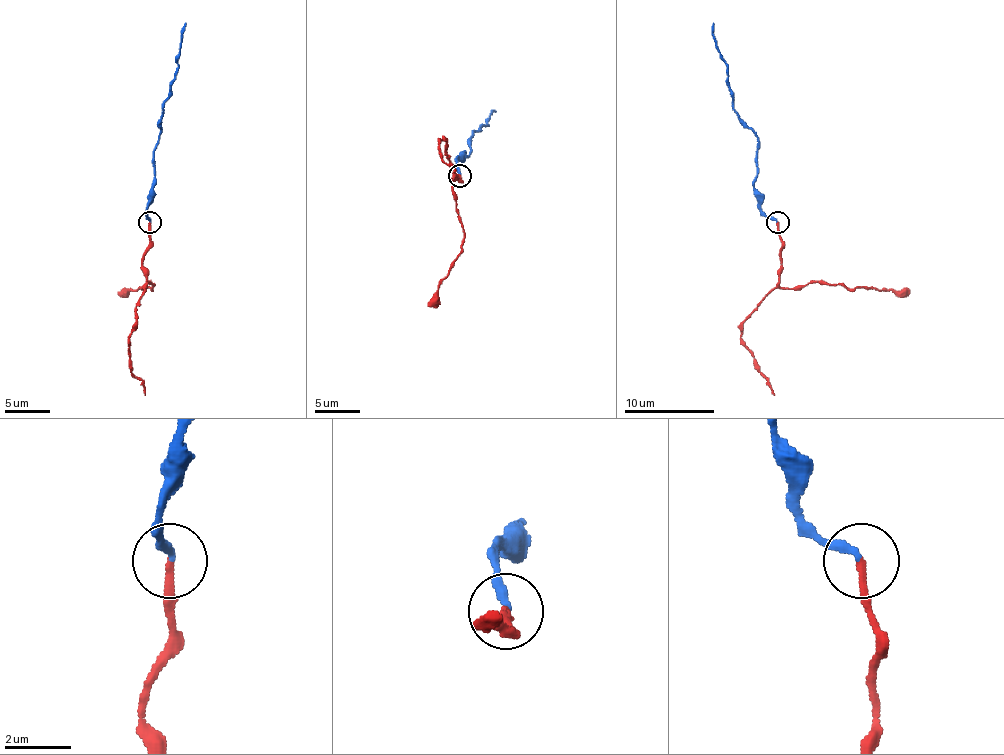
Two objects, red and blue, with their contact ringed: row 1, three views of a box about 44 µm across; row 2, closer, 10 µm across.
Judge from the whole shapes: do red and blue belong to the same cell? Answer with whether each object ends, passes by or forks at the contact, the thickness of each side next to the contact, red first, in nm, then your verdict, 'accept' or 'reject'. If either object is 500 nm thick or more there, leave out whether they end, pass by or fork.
red ends; blue ends; calibres 220 and 260 nm; accept

